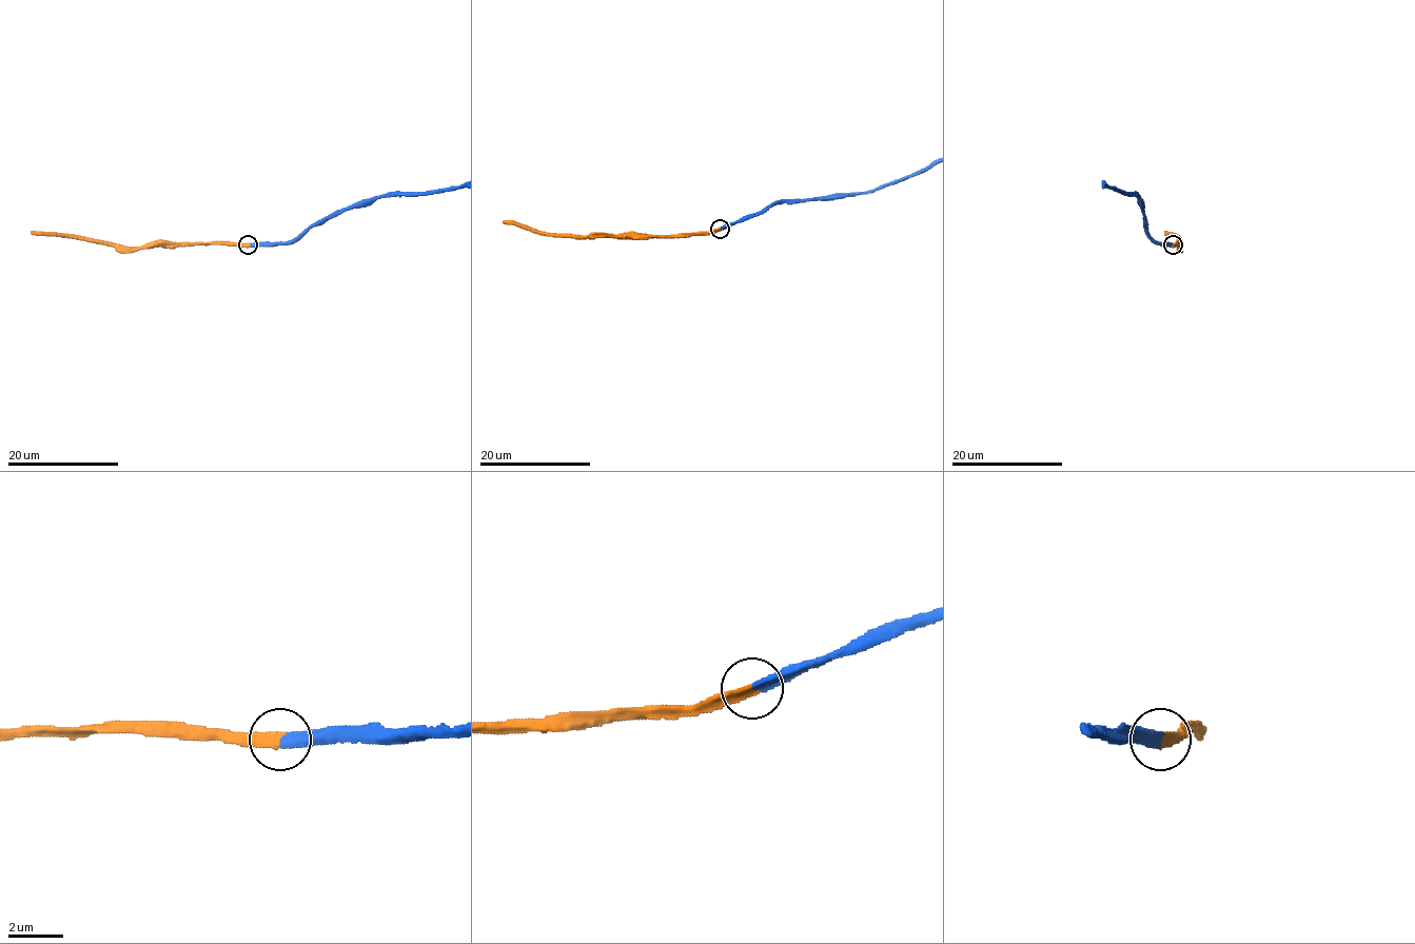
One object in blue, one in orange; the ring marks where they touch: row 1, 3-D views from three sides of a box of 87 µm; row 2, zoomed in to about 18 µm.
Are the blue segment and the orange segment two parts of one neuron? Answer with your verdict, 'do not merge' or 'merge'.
merge

